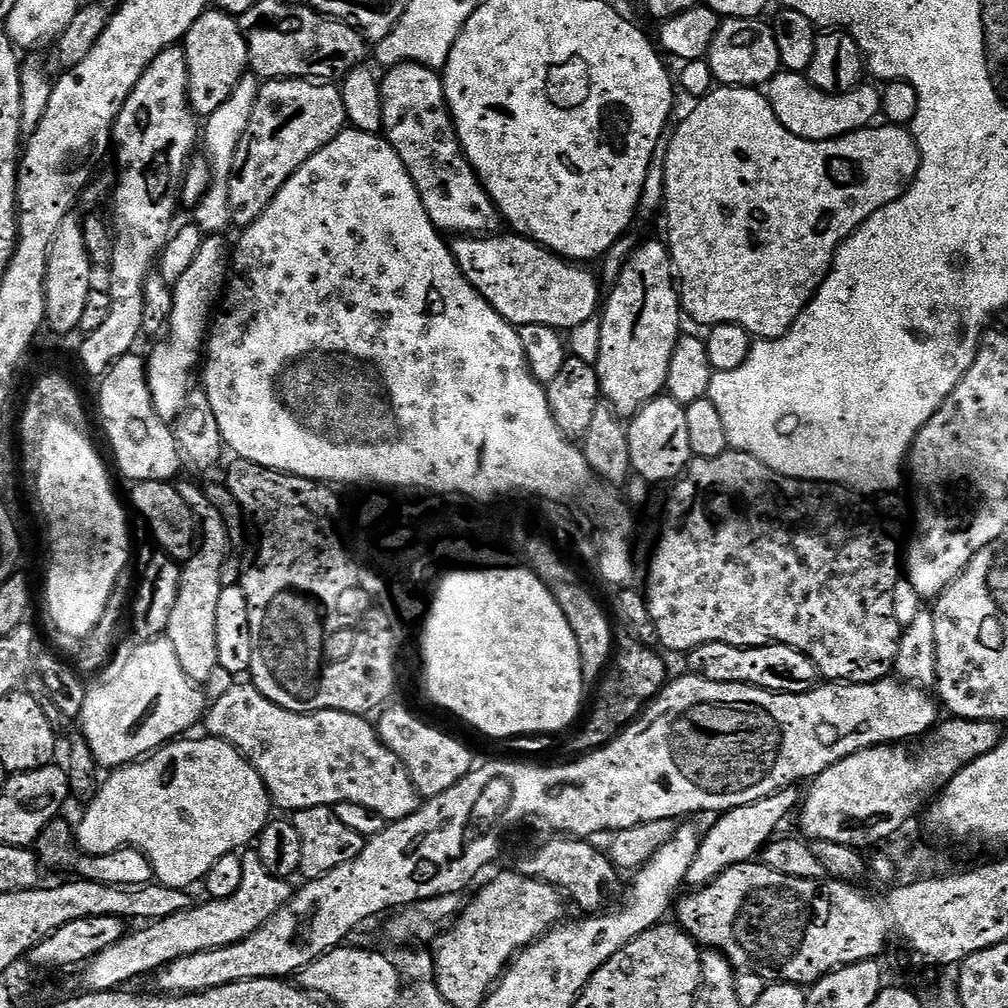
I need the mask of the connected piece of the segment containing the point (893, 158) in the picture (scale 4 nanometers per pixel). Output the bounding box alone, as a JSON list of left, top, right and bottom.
[662,86,920,340]

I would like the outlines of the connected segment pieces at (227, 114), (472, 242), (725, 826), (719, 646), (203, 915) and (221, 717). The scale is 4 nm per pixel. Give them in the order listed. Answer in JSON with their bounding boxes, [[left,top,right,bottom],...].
[[194,82,257,234],[450,234,602,330],[687,787,802,890],[686,642,822,694],[84,851,294,992],[206,682,422,822]]

